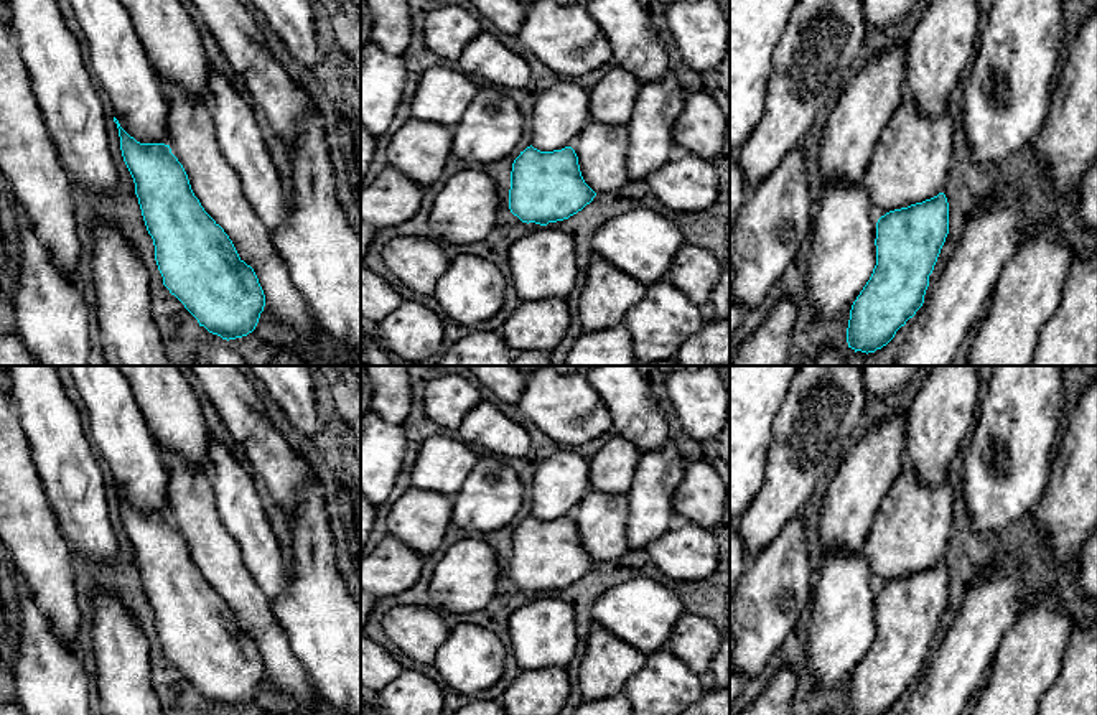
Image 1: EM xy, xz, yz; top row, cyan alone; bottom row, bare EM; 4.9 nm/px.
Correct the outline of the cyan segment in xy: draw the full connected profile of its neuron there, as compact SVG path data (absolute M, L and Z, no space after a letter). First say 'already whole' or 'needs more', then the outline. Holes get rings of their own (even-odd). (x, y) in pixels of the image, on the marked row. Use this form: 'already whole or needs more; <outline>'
already whole; M115 117L114 122L119 129L122 157L133 178L135 194L138 198L147 231L153 239L155 260L163 277L163 285L198 320L199 326L204 326L209 333L217 334L227 341L247 336L255 329L260 313L265 306L265 295L254 269L239 257L229 236L204 211L191 189L183 165L171 153L170 145L140 143L120 127Z

